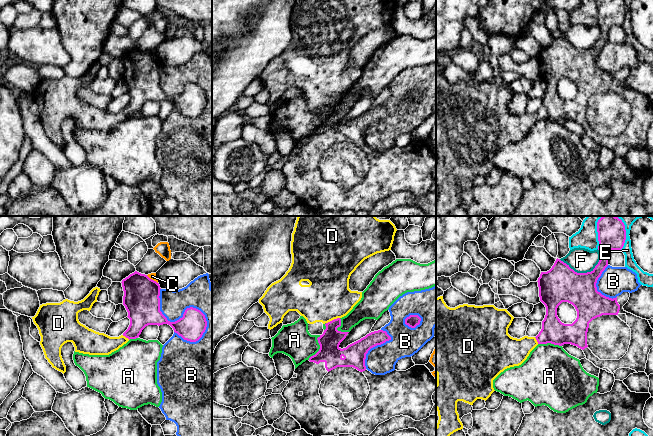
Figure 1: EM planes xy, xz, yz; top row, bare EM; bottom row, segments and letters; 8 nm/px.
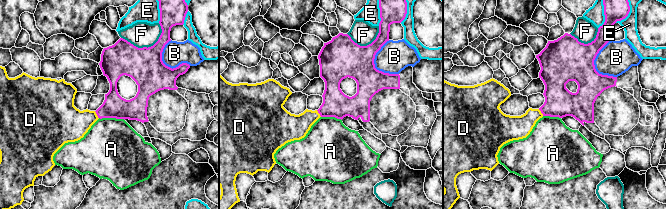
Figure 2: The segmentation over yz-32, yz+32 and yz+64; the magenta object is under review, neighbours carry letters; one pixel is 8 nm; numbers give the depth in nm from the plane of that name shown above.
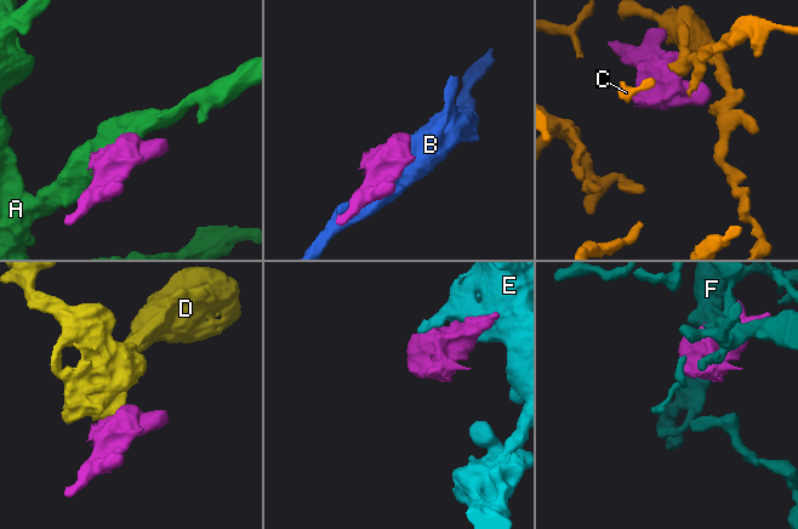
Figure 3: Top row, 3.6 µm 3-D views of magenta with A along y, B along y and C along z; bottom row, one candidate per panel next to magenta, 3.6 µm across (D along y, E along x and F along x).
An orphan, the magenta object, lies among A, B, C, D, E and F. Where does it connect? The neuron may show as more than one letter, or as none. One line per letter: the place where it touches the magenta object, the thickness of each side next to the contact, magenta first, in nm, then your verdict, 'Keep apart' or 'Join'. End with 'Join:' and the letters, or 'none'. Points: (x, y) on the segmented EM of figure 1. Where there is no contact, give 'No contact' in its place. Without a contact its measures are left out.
A: Touches magenta at xz (320, 348). Thickness 170 nm (magenta) against 280 nm. Keep apart
B: Touches magenta at xy (184, 313). Thickness 220 nm (magenta) against 220 nm. Keep apart
C: Touches magenta at xy (151, 279). Thickness 280 nm (magenta) against 50 nm. Keep apart
D: Touches magenta at xz (332, 320). Thickness 170 nm (magenta) against 360 nm. Join
E: Touches magenta at yz (625, 231). Thickness 220 nm (magenta) against 130 nm. Keep apart
F: Touches magenta at yz (583, 273). Thickness 280 nm (magenta) against 200 nm. Keep apart
Join: D

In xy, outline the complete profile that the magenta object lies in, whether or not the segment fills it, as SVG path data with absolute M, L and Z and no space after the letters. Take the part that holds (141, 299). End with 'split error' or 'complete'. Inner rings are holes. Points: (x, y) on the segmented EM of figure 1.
M137 271L130 274L122 280L124 291L123 305L128 312L130 325L128 329L119 337L110 337L104 333L96 332L81 324L78 320L78 313L83 310L90 311L93 304L97 302L97 297L100 288L93 288L90 293L81 301L74 302L68 299L60 303L46 303L40 305L36 315L32 317L34 324L39 330L41 336L40 345L43 349L45 358L53 368L62 372L66 372L66 366L61 356L61 348L67 342L72 342L75 347L75 352L89 355L109 355L118 350L130 339L136 339L141 334L142 330L148 325L170 325L174 332L181 336L184 340L190 342L198 341L207 327L205 315L198 309L187 308L183 317L175 322L170 322L160 311L160 285L156 281L150 279L147 275Z; split error

